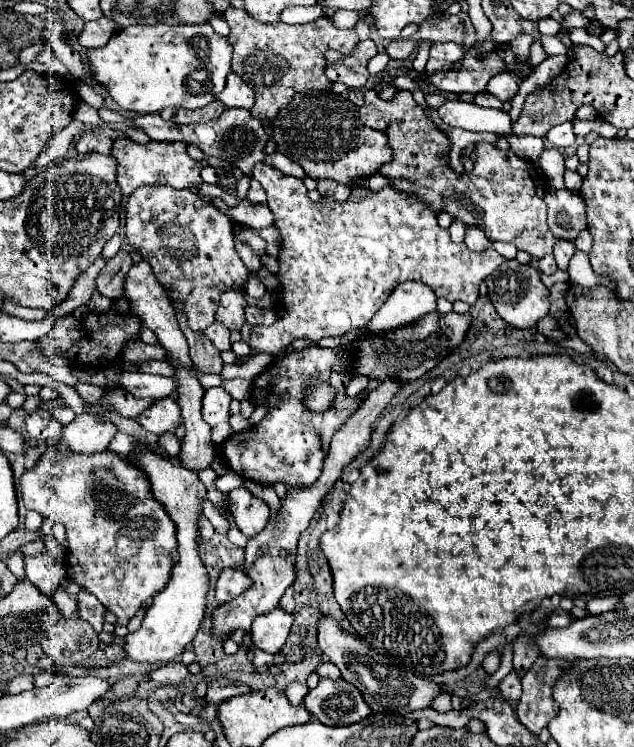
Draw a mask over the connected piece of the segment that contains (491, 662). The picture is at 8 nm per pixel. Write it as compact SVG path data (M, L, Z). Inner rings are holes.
M491 651L491 653L487 653L487 657L485 657L485 661L483 661L483 669L485 669L487 673L495 673L495 671L499 669L499 663L501 663L499 651Z

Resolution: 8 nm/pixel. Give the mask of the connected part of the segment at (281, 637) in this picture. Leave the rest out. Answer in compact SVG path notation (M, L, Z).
M279 607L273 609L271 613L259 615L253 625L251 625L251 643L255 649L261 649L265 653L279 653L285 645L285 639L289 635L293 623L293 615L281 611Z

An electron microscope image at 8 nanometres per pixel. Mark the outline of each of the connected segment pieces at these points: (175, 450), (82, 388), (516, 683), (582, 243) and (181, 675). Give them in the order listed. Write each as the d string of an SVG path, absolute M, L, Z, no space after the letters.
M163 433L159 437L159 449L169 455L171 459L177 459L179 453L181 453L181 445L183 445L183 439L175 437L175 433Z
M79 383L74 387L75 391L83 398L87 405L93 405L104 393L104 389L88 383Z
M515 669L499 683L499 689L501 689L501 697L503 699L517 701L521 697L521 679L519 679L519 675L517 675Z
M588 228L580 232L579 236L575 240L575 246L580 251L589 253L591 246L593 246L593 239Z
M169 663L169 665L153 671L151 679L159 681L161 685L179 685L187 675L189 675L189 671L183 663Z

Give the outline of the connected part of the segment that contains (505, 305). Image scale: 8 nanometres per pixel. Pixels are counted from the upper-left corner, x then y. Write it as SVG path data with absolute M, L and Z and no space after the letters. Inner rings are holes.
M517 259L505 261L501 267L495 269L487 277L487 297L493 301L493 307L497 309L497 315L507 321L513 327L529 329L535 327L539 319L543 319L549 313L549 289L541 283L541 273L529 263L519 263Z

